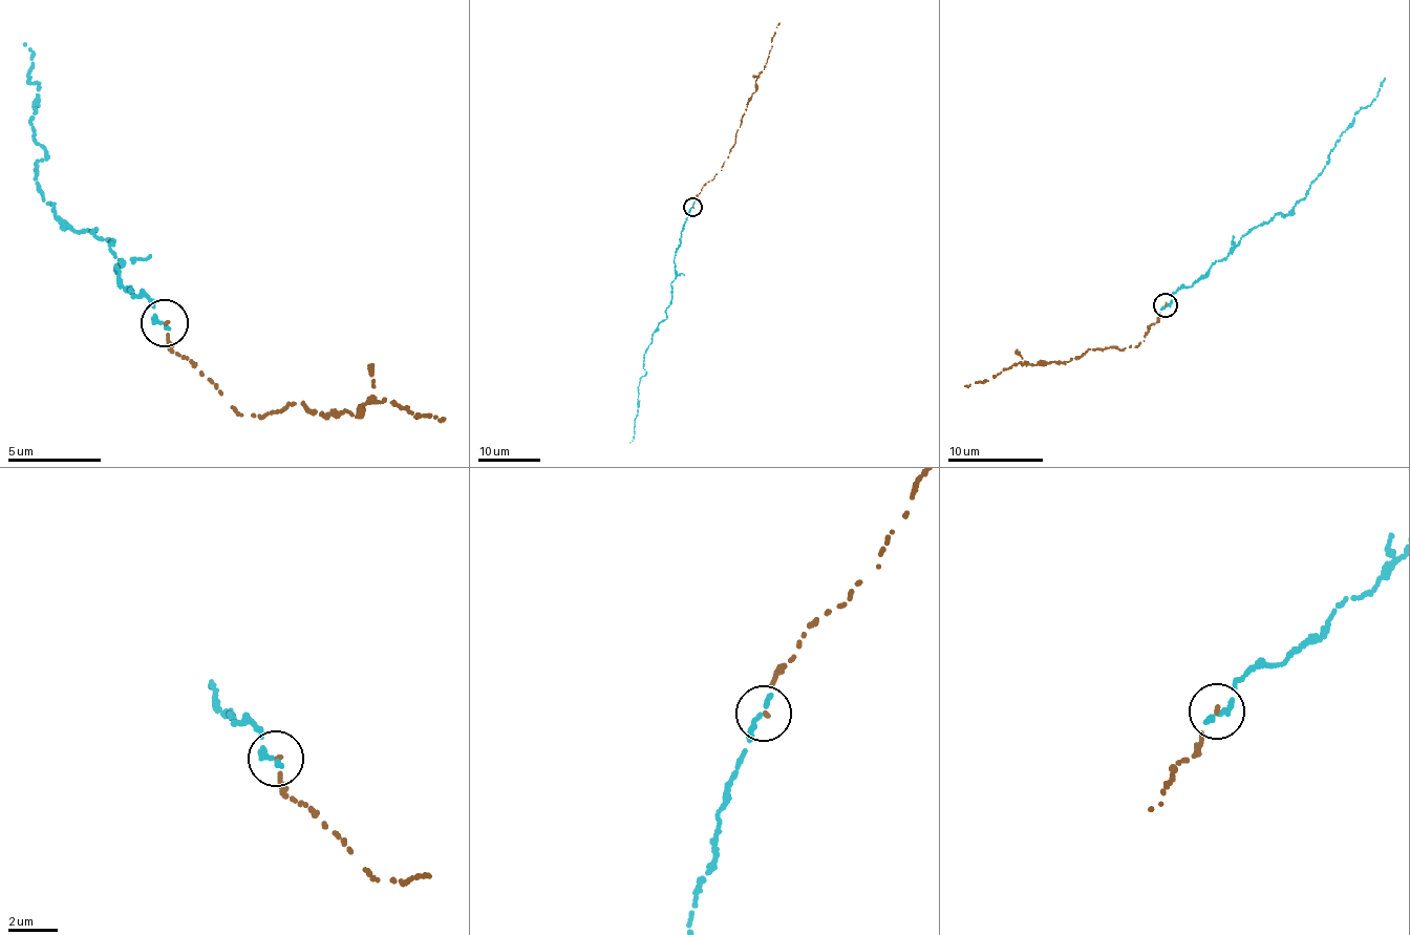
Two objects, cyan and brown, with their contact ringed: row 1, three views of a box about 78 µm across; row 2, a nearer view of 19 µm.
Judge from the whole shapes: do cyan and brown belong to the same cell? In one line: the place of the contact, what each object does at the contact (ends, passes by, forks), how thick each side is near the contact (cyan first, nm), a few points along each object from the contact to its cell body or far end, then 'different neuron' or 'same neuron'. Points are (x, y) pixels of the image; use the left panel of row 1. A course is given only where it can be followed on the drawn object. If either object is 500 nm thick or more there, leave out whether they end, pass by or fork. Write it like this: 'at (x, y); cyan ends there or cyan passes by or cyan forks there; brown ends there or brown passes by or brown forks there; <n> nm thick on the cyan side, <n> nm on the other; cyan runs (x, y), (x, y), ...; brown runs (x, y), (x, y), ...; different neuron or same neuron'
at (165, 322); cyan ends there; brown ends there; 280 nm thick on the cyan side, 110 nm on the other; cyan runs (164, 323), (104, 237), (38, 192), (26, 44); brown runs (164, 323), (166, 344), (242, 415), (301, 402), (322, 417), (358, 415), (387, 399), (445, 420); same neuron

